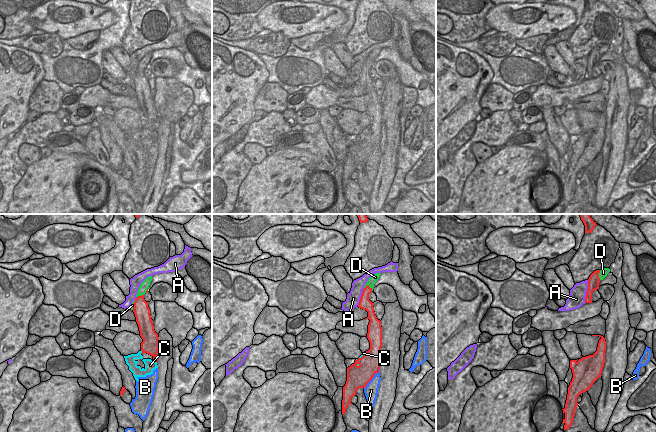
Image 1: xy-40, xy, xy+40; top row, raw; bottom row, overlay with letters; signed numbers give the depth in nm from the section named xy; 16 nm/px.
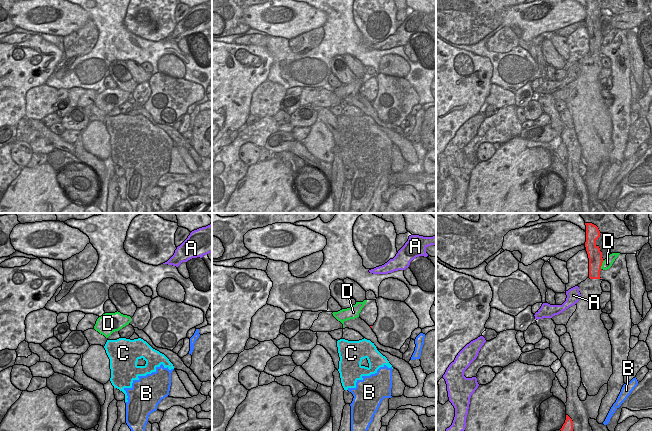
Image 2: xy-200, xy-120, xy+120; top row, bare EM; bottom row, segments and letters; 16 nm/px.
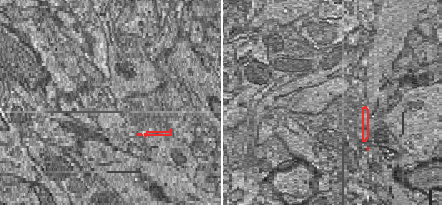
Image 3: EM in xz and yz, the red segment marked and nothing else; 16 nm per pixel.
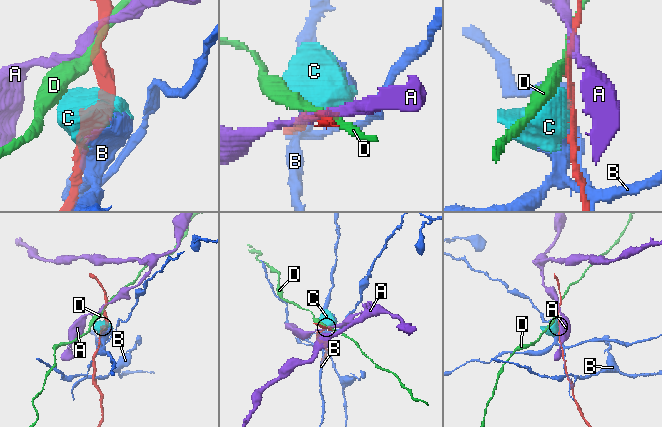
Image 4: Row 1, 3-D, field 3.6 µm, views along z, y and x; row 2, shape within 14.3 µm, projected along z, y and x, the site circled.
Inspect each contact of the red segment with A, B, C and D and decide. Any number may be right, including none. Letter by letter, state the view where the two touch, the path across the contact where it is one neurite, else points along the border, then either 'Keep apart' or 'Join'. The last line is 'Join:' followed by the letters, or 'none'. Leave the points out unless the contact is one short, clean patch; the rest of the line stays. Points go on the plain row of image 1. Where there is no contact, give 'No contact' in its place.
A: Touches red in xy+40. Keep apart
B: Touches red in xy. Keep apart
C: Touches red in xy-40. Keep apart
D: Touches red in xy. Keep apart
Join: none

